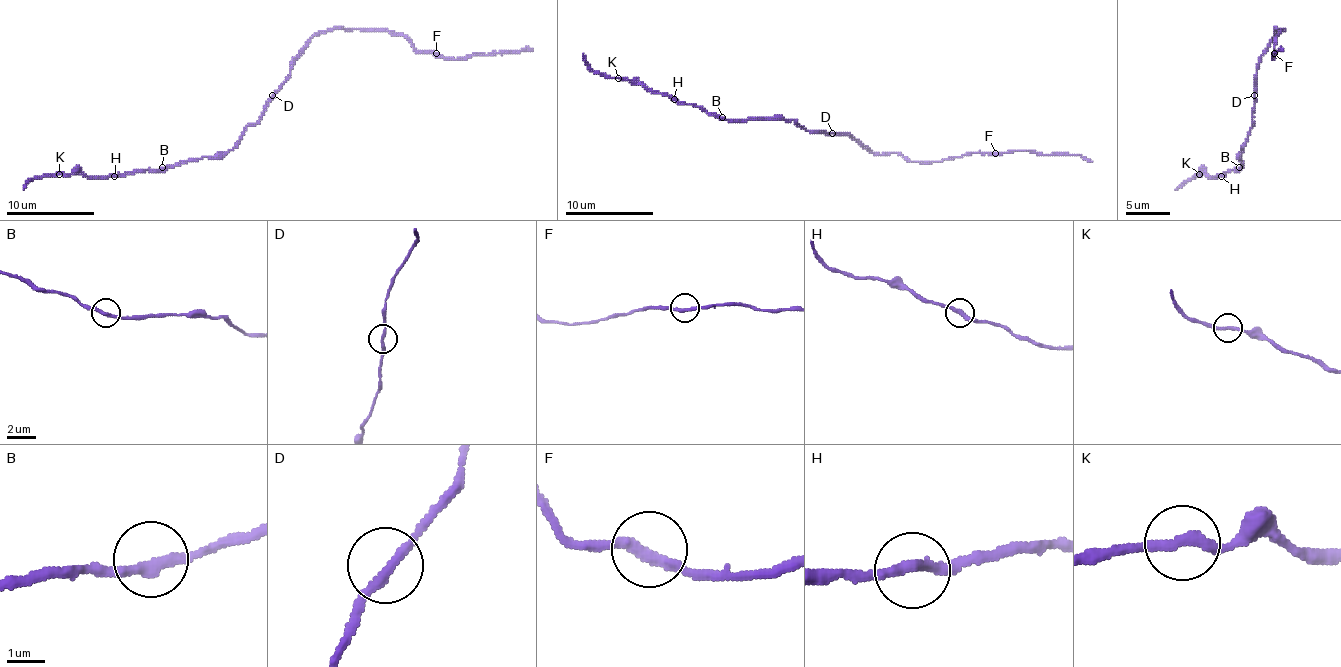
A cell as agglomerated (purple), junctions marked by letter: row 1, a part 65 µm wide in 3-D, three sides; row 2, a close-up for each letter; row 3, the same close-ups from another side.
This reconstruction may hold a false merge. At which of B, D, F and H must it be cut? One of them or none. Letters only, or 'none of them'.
none of them

